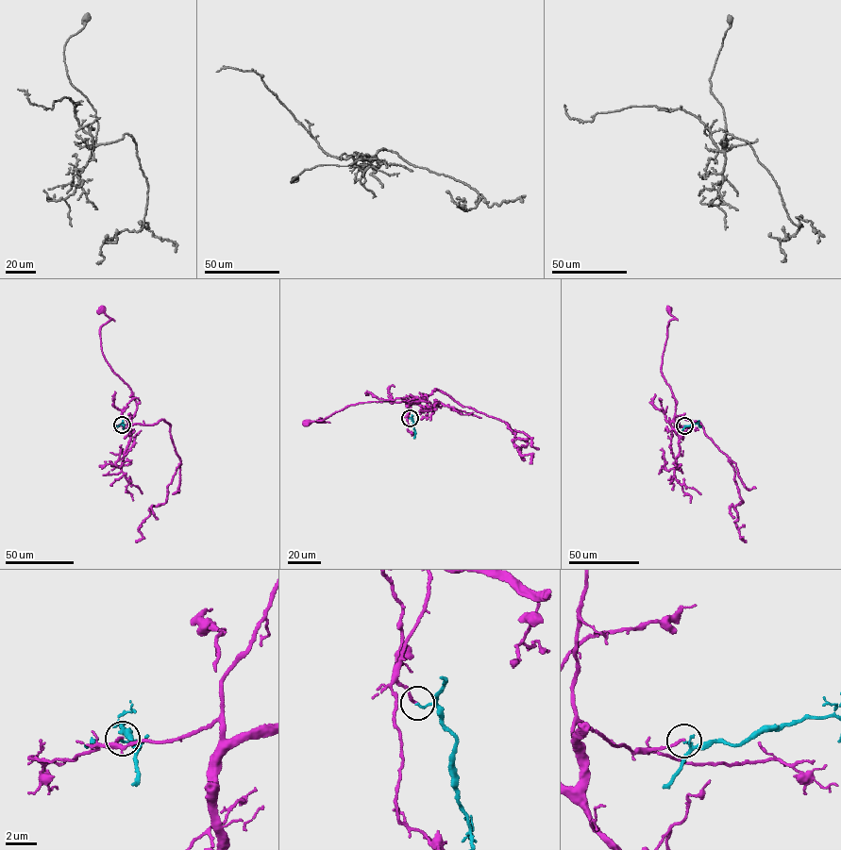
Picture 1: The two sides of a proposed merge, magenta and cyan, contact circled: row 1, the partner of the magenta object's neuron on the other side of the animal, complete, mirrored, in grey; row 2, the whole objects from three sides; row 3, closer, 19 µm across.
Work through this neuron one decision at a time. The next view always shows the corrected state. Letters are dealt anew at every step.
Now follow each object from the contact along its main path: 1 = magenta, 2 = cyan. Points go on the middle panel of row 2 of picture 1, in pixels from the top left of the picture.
1: (410, 418), (408, 401), (376, 402), (351, 404), (321, 418), (323, 422), (308, 422)
2: (410, 418), (413, 422), (414, 438)

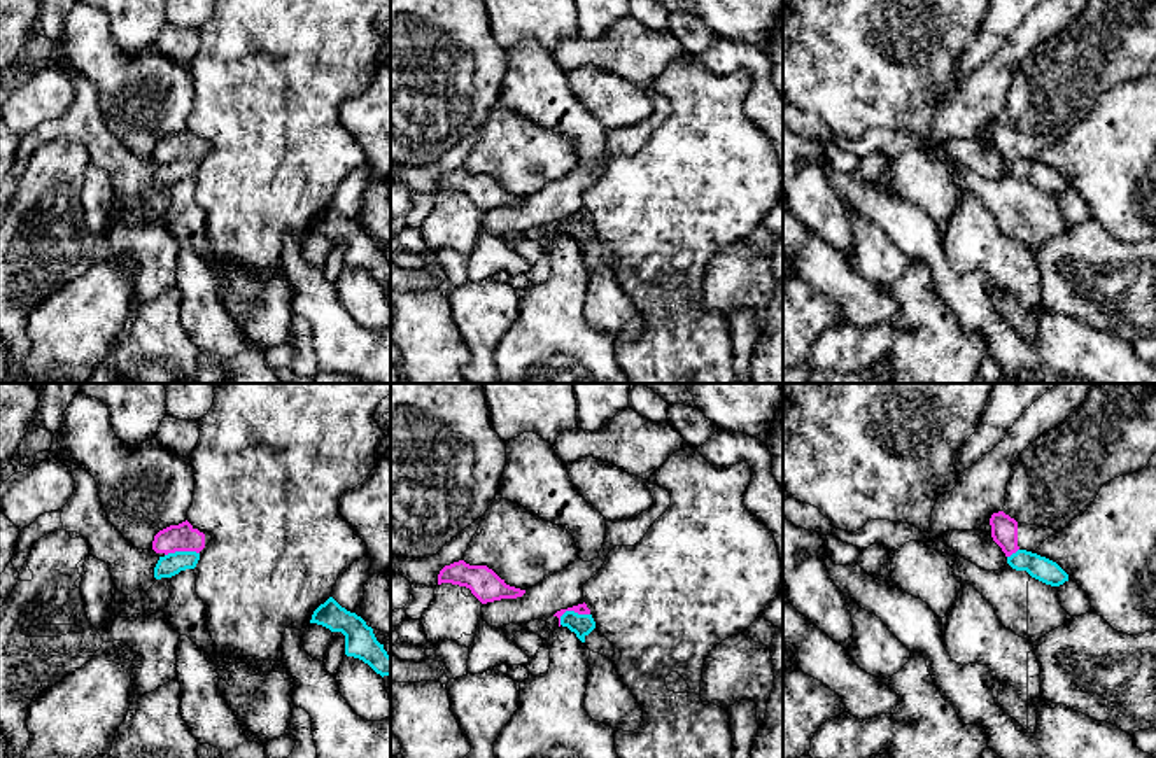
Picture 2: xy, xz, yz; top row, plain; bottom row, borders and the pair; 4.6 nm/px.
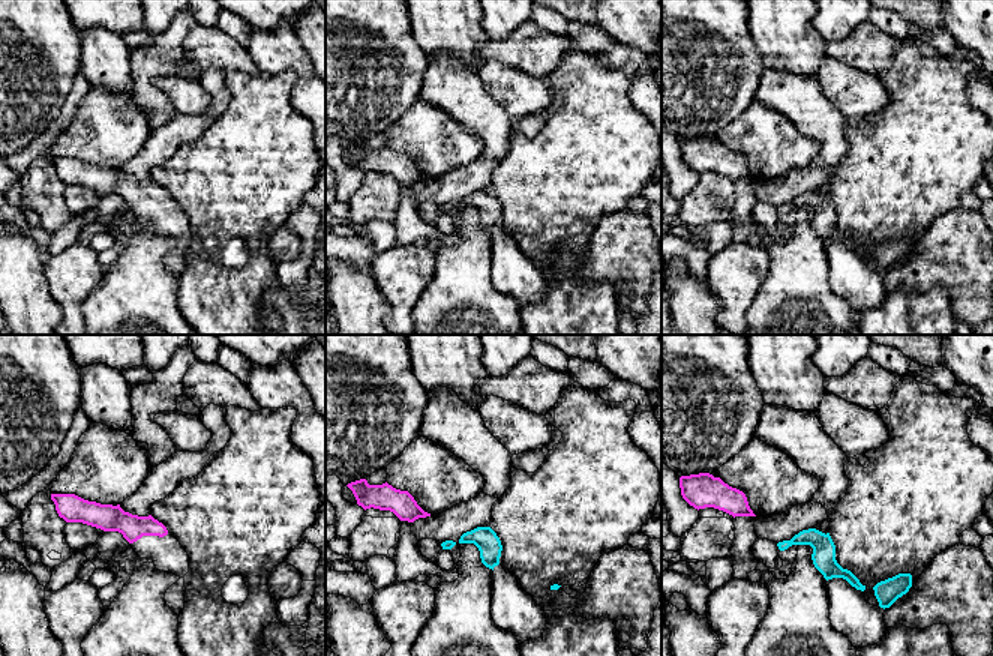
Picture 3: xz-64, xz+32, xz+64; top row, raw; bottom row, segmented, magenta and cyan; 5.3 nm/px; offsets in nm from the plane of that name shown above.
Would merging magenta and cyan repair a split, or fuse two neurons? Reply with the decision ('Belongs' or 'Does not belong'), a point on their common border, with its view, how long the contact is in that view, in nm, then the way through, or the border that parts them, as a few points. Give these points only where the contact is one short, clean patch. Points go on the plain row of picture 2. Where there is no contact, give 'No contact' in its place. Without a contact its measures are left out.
Does not belong. Touches magenta at xz (571, 217). Shared border 150 nm. Boundary: xz (589, 221), (566, 219), (559, 231)

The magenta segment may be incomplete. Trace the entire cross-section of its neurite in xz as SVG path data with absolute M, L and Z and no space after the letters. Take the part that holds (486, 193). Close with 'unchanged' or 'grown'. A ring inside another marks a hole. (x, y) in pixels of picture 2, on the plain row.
M464 168L445 173L438 182L438 193L452 191L466 194L482 210L494 210L501 207L517 207L525 198L510 194L487 173L469 173Z; unchanged

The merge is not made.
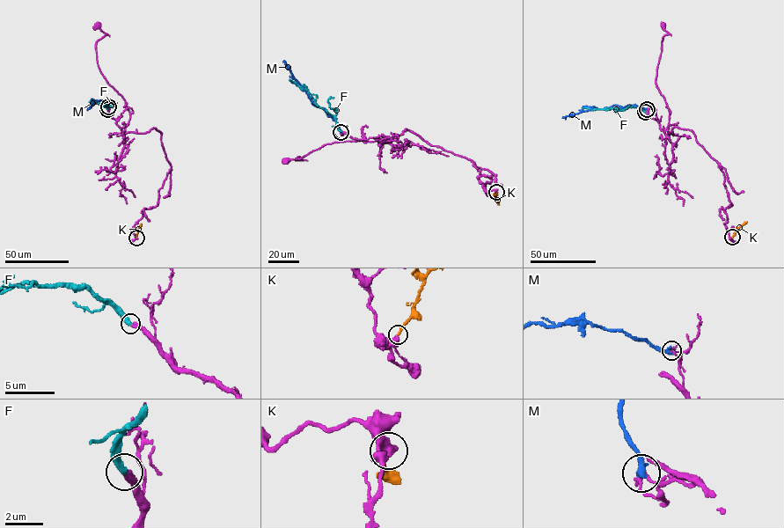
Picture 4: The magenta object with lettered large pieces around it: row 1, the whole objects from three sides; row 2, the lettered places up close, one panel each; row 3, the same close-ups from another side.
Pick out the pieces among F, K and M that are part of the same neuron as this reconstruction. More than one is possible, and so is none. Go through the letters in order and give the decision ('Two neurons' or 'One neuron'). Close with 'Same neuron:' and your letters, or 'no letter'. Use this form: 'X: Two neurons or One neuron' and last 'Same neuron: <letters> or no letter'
F: One neuron
K: Two neurons
M: Two neurons
Same neuron: F

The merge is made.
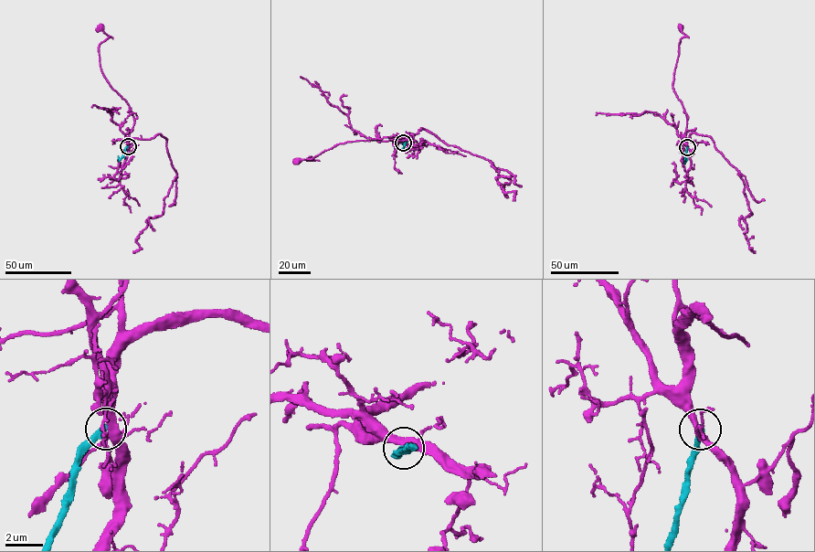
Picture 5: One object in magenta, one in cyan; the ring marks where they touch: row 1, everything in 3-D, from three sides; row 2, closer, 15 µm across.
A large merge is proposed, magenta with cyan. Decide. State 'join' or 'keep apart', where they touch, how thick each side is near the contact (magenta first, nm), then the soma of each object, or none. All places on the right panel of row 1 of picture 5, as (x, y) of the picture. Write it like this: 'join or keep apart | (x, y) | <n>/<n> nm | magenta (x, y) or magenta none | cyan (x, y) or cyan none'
keep apart | (687, 147) | 320/340 nm | magenta (681, 27) | cyan none

